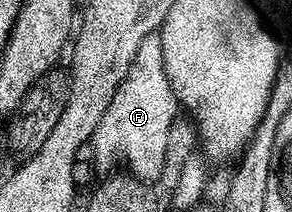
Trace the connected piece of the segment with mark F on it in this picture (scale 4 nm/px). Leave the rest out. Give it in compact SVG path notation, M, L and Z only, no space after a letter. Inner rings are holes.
M155 65L141 69L138 72L128 73L117 95L113 95L113 103L109 103L109 111L101 115L101 123L97 123L97 131L93 131L89 149L95 152L93 165L100 174L110 174L116 168L115 161L124 161L128 165L126 168L134 176L141 181L151 183L154 182L154 177L156 180L163 175L165 151L169 143L169 127L177 116L175 110L177 93L167 73L160 66L159 69ZM135 86L142 87L143 91Z

